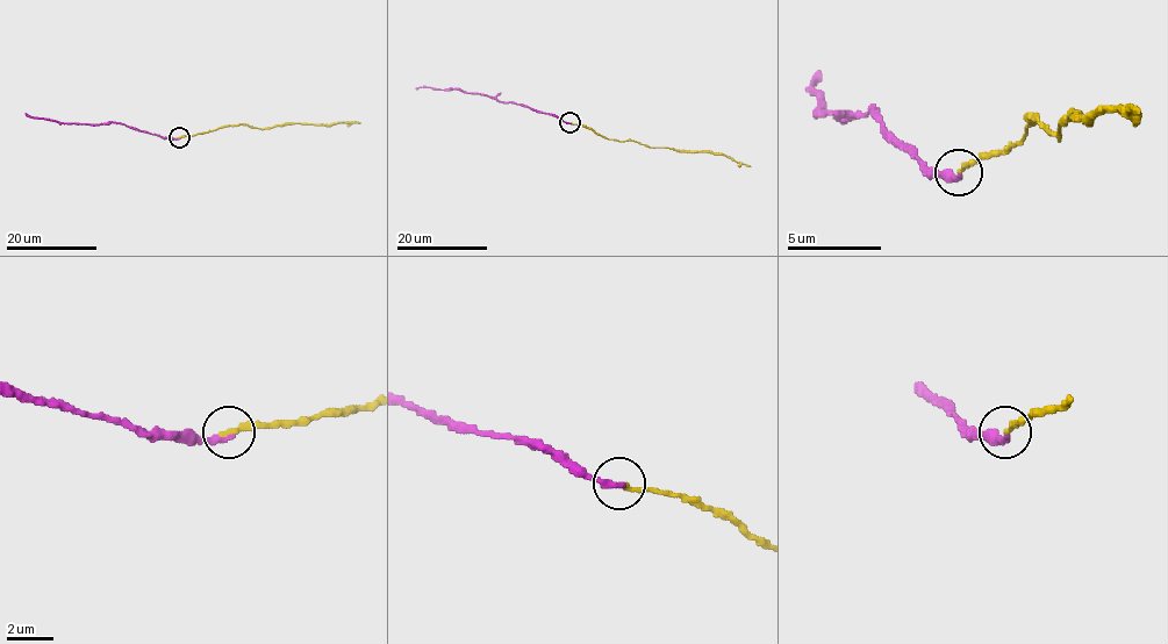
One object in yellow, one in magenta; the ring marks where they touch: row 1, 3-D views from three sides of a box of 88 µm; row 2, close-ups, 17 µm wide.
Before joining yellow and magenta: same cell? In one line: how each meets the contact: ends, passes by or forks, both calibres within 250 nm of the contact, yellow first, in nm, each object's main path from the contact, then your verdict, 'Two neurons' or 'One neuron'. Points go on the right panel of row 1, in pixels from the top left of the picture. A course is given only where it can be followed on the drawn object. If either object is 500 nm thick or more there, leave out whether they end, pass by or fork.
At the ring yellow ends. At the ring magenta ends. Thickness 320 nm (yellow) against 360 nm. Course of yellow: (957, 171), (1023, 138), (1032, 119), (1060, 138), (1060, 123), (1069, 114), (1083, 119), (1116, 109), (1139, 114). Course of magenta: (957, 176), (933, 176), (873, 114), (873, 109), (845, 119), (826, 114), (812, 91), (822, 72). One neuron

